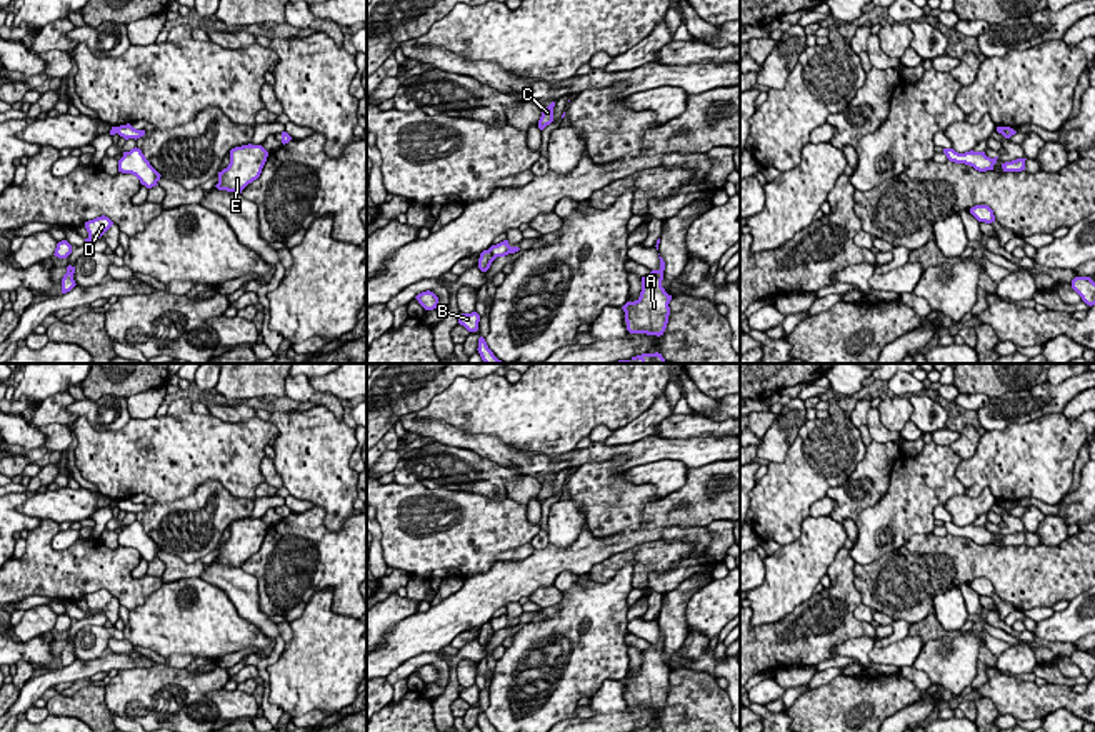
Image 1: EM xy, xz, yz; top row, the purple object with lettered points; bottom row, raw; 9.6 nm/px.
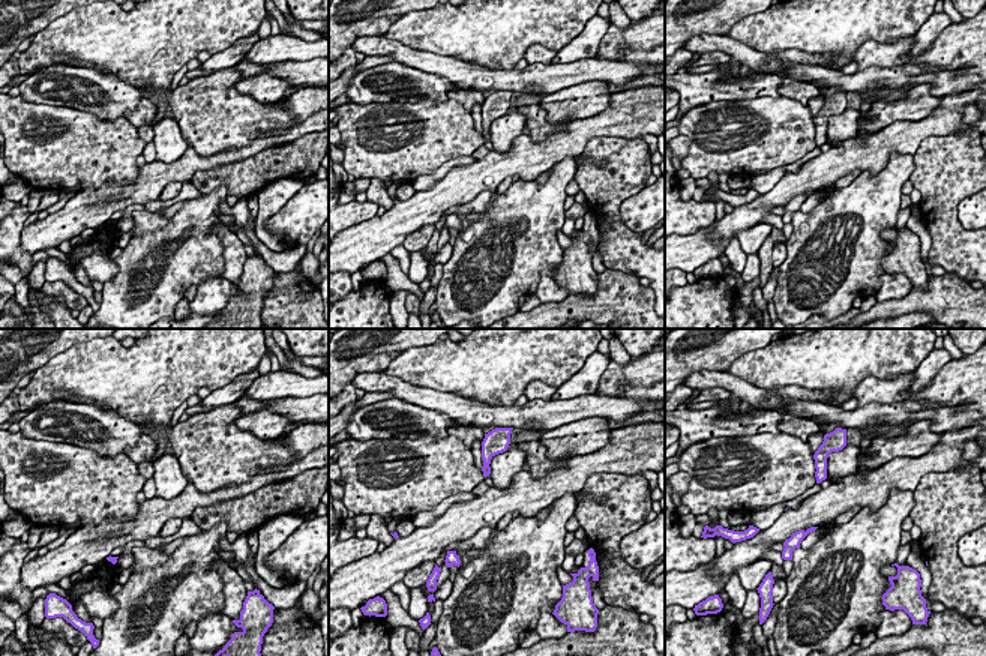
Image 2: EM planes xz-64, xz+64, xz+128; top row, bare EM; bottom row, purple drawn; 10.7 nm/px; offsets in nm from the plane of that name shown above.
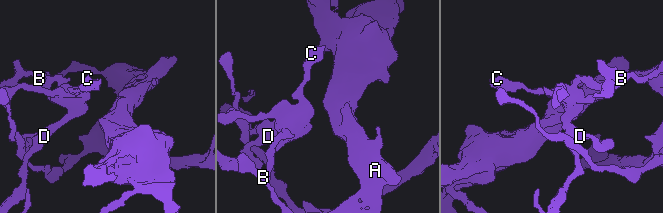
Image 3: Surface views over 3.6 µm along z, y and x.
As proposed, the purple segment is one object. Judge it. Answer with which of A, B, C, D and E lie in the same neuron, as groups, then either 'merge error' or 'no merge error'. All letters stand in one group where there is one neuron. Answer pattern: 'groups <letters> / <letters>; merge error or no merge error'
groups A B E / C D; merge error

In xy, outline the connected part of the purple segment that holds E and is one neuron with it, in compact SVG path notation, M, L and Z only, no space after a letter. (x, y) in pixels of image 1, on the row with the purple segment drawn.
M242 145L230 150L230 163L218 172L218 190L242 193L242 190L257 180L267 162L268 152L262 145Z

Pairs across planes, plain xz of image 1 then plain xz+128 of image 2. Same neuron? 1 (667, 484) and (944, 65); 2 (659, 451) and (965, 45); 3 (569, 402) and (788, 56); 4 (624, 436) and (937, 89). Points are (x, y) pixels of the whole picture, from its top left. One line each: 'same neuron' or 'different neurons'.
1: different neurons
2: different neurons
3: different neurons
4: different neurons

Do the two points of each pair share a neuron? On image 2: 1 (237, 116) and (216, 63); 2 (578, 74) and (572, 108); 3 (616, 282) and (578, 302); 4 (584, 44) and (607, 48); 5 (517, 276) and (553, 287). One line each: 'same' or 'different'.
1: different
2: different
3: same
4: different
5: different

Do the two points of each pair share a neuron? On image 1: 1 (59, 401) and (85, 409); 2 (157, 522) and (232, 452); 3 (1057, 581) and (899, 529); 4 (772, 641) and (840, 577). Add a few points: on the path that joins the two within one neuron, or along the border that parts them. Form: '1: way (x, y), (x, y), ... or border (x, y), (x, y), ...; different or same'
1: border (74, 401), (67, 409), (77, 416); different
2: border (220, 482), (202, 482), (184, 497), (155, 502); different
3: border (932, 532), (915, 532), (904, 544), (880, 557); different
4: way (802, 641), (832, 634), (845, 622), (849, 607); same

